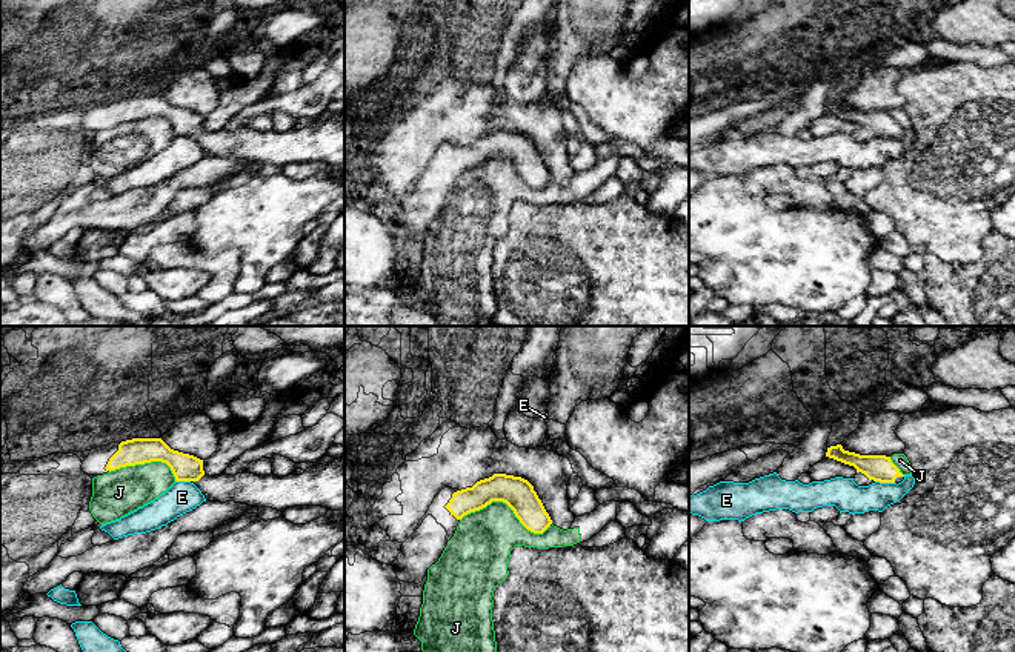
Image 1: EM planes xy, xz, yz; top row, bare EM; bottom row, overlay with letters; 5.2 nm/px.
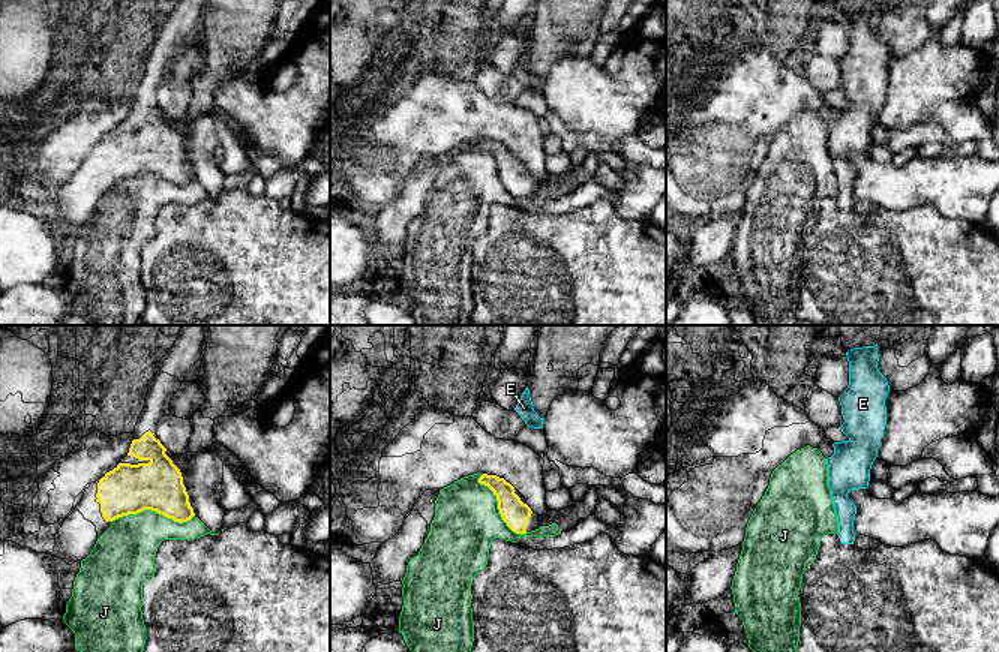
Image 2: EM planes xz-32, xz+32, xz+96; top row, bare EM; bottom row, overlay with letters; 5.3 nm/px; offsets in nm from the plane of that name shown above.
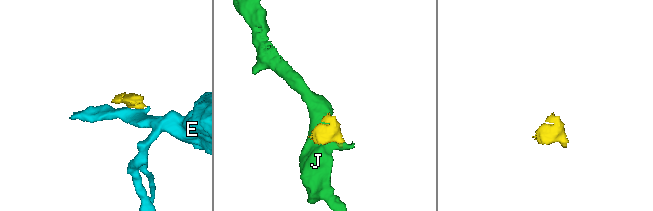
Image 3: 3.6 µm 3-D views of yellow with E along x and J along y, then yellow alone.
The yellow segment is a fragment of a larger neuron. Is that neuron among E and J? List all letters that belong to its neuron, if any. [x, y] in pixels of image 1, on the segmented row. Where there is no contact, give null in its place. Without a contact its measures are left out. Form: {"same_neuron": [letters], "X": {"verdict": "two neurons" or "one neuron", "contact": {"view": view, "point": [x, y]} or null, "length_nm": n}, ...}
{"same_neuron": [], "E": {"verdict": "two neurons", "contact": {"view": "yz", "point": [885, 482]}, "length_nm": 110}, "J": {"verdict": "two neurons", "contact": {"view": "xz", "point": [506, 503]}, "length_nm": 480}}

